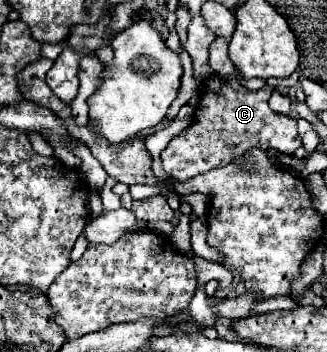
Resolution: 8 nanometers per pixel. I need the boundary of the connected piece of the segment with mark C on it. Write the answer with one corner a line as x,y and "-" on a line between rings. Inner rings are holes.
216,74
206,78
202,84
204,86
200,88
200,104
198,112
194,114
194,122
178,136
174,136
160,154
162,168
170,178
180,182
190,180
196,174
208,172
230,162
234,156
254,146
264,150
274,148
284,154
294,154
302,146
296,120
292,116
270,112
270,86
264,86
254,92
234,78
220,78
-
228,146
234,146
234,150
230,150

